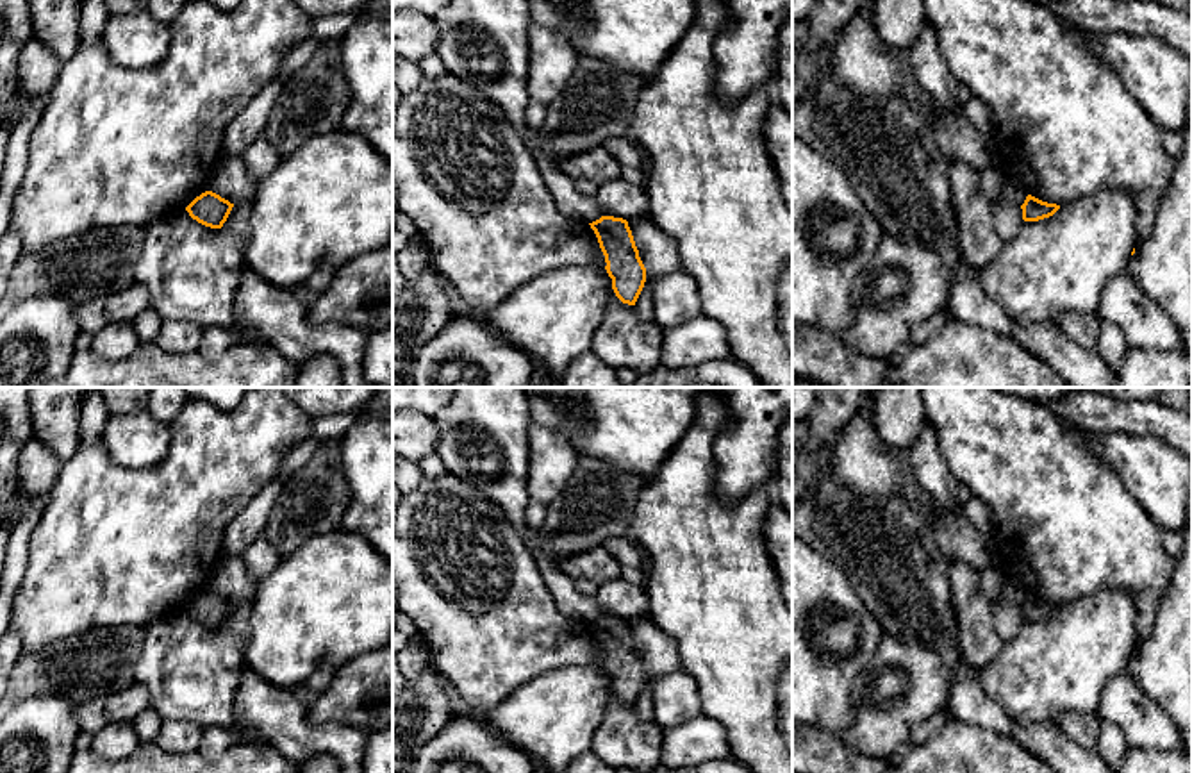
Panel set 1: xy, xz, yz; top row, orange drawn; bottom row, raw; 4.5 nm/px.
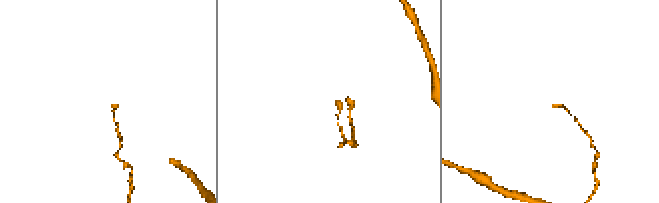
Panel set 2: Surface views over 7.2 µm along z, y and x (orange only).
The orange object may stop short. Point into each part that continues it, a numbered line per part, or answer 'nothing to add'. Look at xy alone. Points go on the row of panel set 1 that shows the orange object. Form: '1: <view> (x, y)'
nothing to add

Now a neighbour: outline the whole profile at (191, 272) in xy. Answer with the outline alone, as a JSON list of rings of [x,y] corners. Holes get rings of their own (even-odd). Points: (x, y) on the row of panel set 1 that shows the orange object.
[[[171,211],[146,227],[145,246],[136,264],[136,282],[141,282],[152,298],[152,309],[162,321],[186,321],[202,328],[236,328],[234,302],[246,268],[246,239],[223,230],[211,229],[184,211]]]

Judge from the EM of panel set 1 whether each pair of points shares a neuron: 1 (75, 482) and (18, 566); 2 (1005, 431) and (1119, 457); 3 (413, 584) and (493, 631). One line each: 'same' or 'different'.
1: different
2: different
3: same

